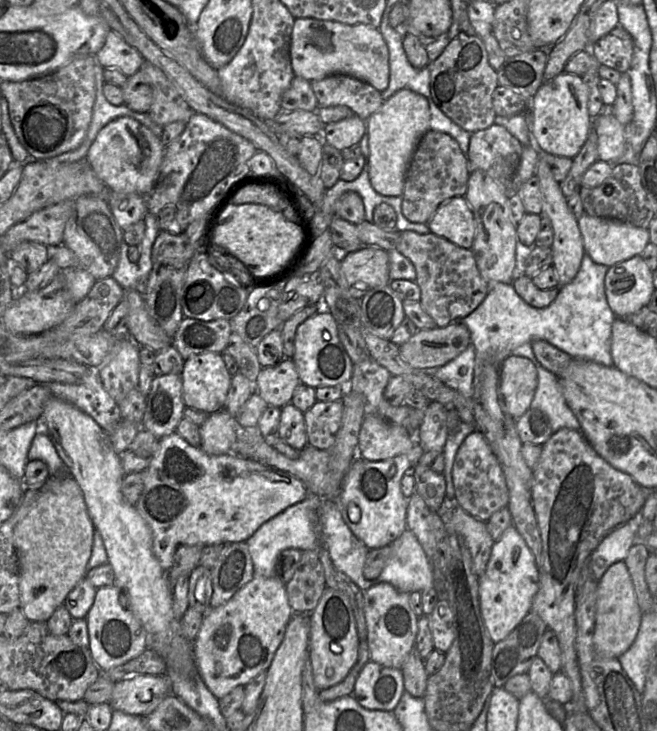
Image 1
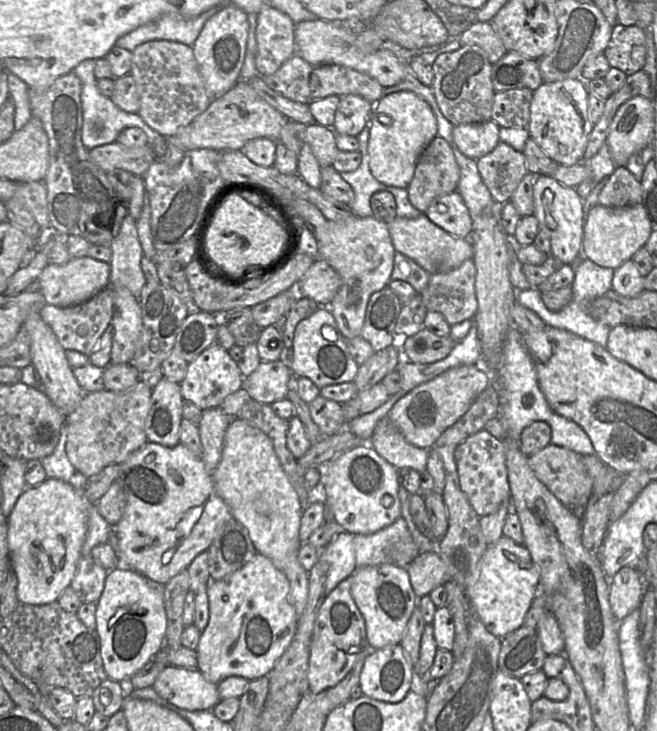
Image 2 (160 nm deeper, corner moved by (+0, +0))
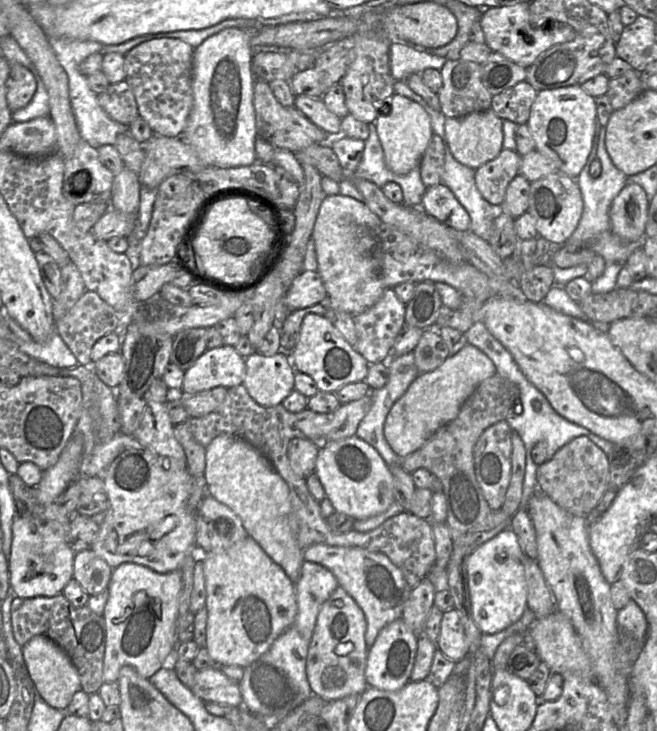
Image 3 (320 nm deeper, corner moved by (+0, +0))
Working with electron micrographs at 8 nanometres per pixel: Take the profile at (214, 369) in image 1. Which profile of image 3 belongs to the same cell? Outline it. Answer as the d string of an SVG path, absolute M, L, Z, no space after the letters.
M233 346L208 349L184 373L181 391L194 394L215 387L227 389L243 384L245 358Z

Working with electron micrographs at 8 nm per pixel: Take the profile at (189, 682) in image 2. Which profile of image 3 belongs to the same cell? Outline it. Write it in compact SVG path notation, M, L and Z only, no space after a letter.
M219 667L198 670L190 690L203 702L217 702L233 708L243 706L240 684L228 678Z

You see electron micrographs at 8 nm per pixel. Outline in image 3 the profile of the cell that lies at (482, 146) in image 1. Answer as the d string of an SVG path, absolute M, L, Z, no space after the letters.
M503 148L499 155L475 170L475 182L483 198L501 206L509 183L520 174L522 156Z

